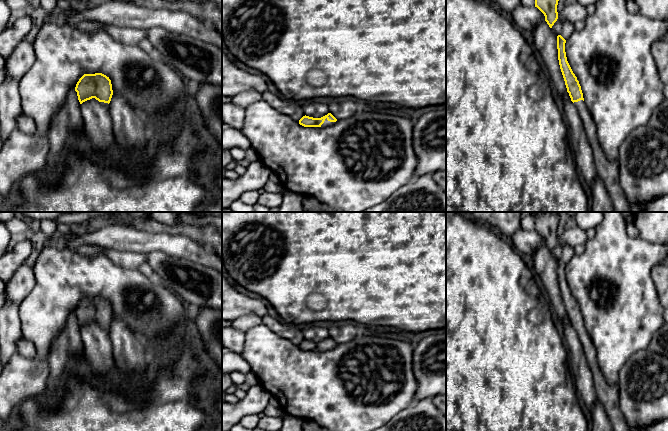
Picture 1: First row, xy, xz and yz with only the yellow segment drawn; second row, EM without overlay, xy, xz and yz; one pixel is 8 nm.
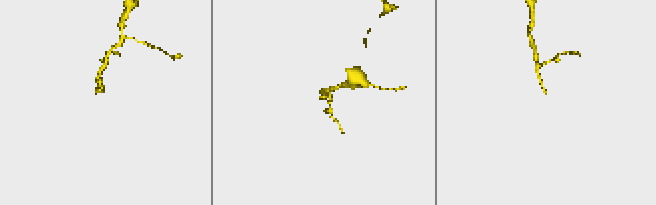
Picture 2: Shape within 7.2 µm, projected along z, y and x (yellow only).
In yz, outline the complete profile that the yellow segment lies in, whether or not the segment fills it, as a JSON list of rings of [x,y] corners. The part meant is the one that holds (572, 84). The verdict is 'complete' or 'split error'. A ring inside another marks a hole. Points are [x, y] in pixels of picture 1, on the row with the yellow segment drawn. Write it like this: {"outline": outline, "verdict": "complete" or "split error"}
{"outline": [[[558,35],[557,49],[559,65],[567,92],[577,109],[582,126],[593,151],[593,158],[598,177],[605,185],[615,212],[631,212],[629,202],[619,182],[620,170],[618,160],[611,161],[607,159],[597,141],[595,125],[584,102],[581,86],[567,61],[565,43],[566,40],[561,35]]], "verdict": "split error"}

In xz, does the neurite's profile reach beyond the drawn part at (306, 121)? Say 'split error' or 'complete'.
split error

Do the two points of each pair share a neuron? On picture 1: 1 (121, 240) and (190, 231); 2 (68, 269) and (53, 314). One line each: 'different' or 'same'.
1: different
2: same

